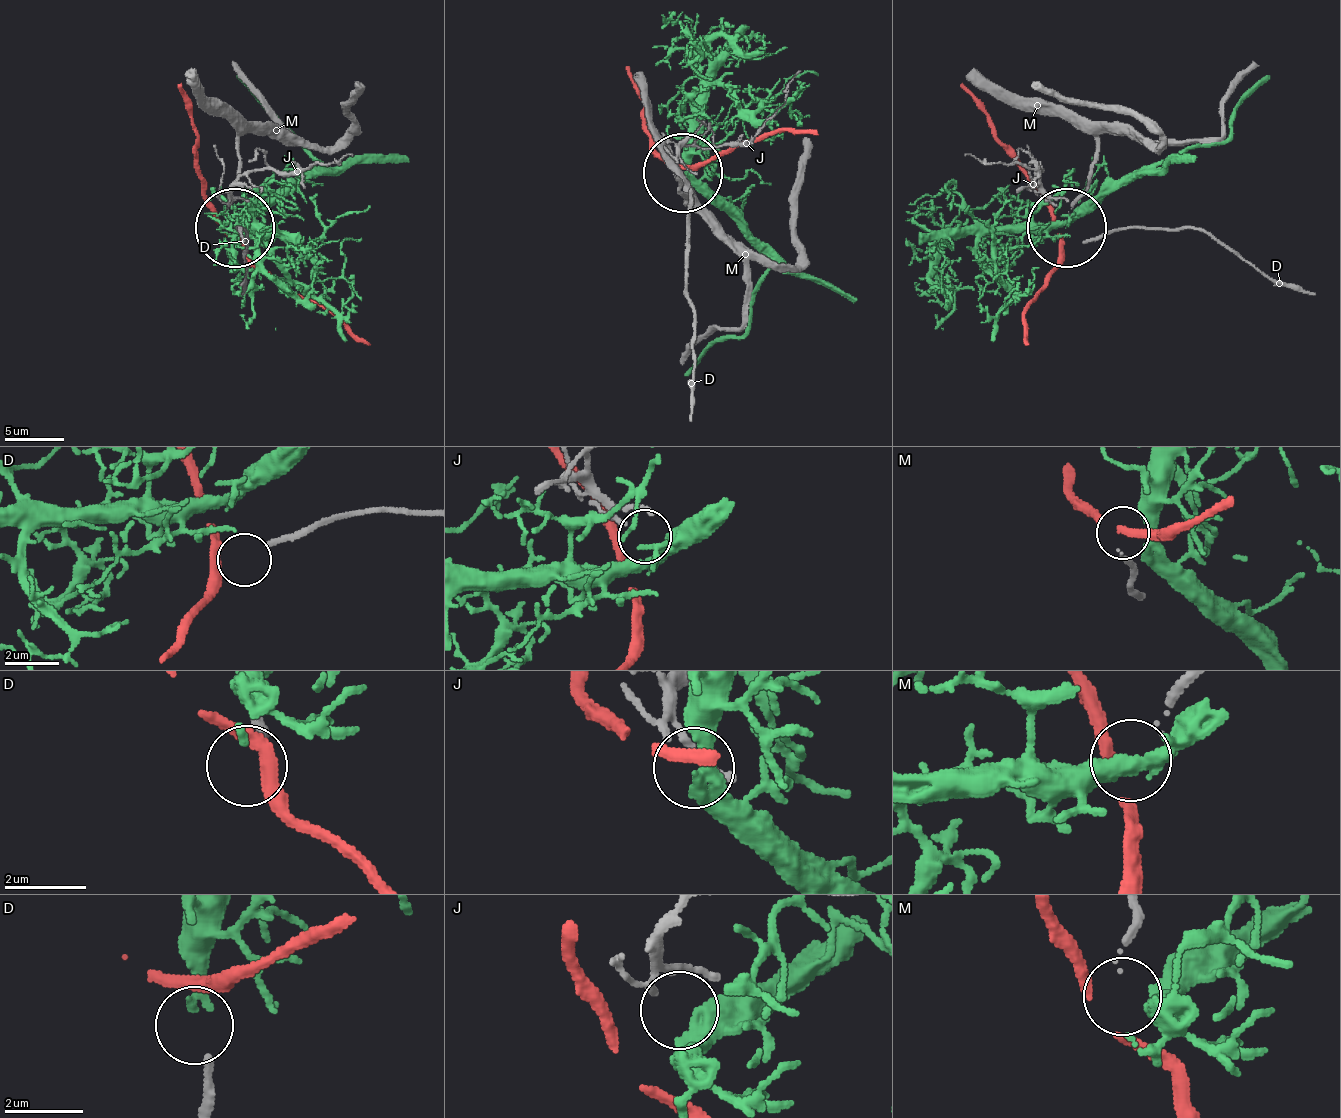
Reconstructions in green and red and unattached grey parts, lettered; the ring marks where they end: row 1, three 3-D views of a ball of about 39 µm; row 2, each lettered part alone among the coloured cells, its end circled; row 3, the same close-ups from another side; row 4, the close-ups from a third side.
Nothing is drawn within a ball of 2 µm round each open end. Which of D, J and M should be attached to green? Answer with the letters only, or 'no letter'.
J

